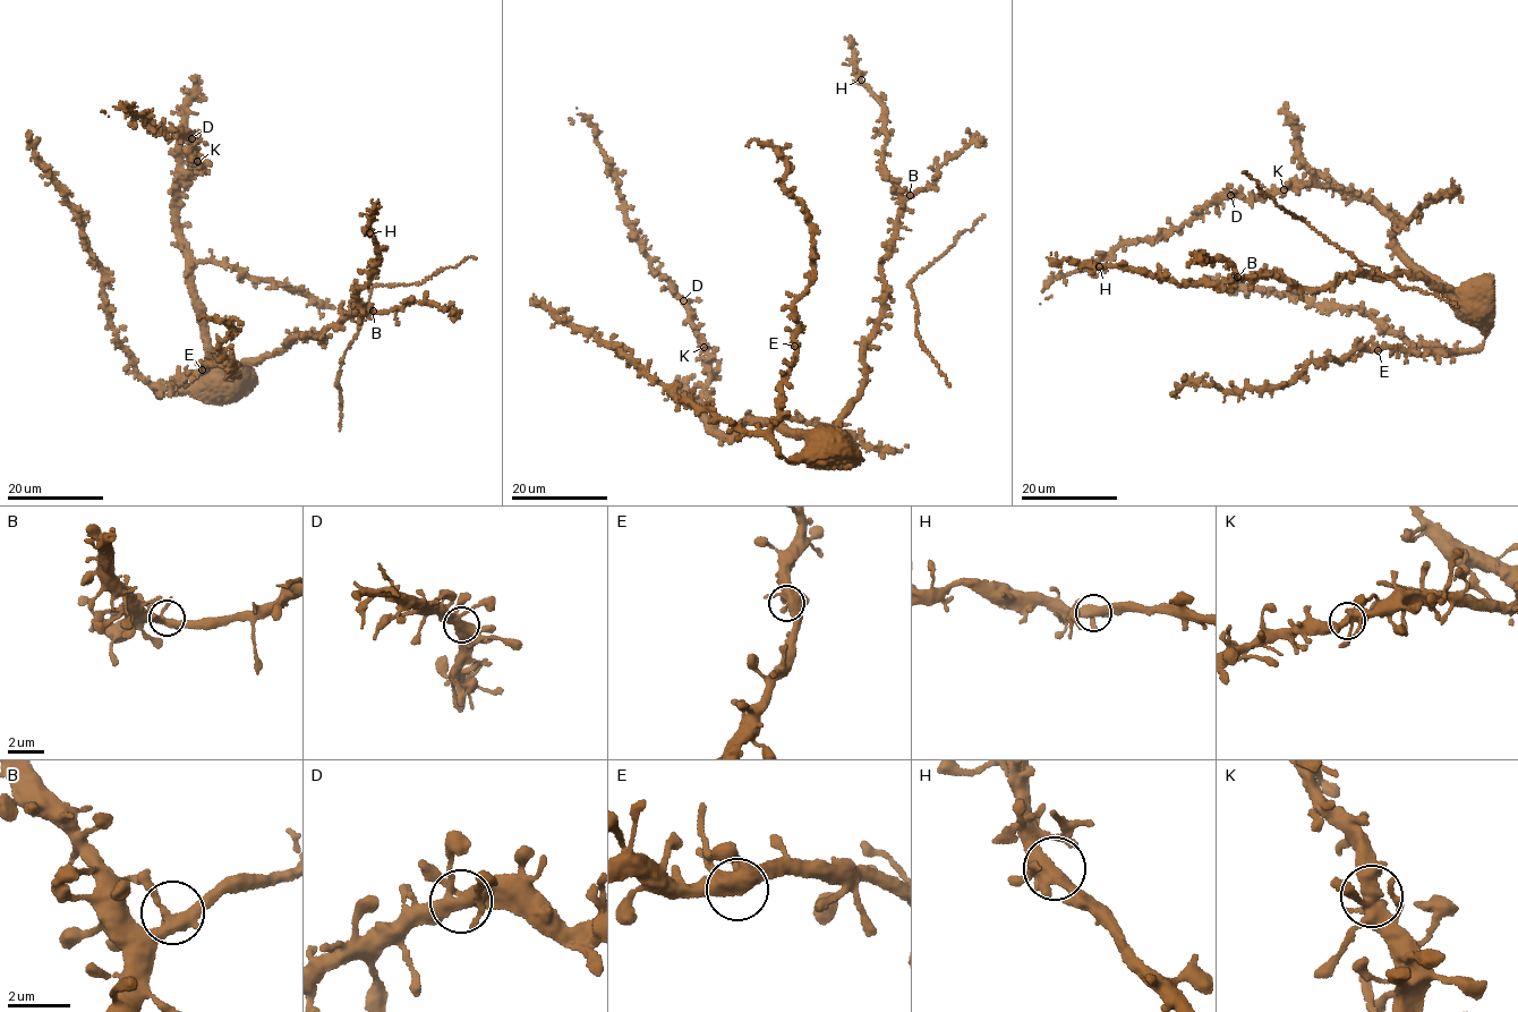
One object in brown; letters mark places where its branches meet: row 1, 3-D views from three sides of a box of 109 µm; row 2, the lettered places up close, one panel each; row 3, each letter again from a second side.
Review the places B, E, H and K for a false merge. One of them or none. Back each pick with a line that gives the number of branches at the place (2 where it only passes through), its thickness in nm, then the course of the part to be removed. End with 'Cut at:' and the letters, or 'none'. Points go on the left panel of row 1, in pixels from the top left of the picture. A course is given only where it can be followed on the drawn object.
Cut at: none

